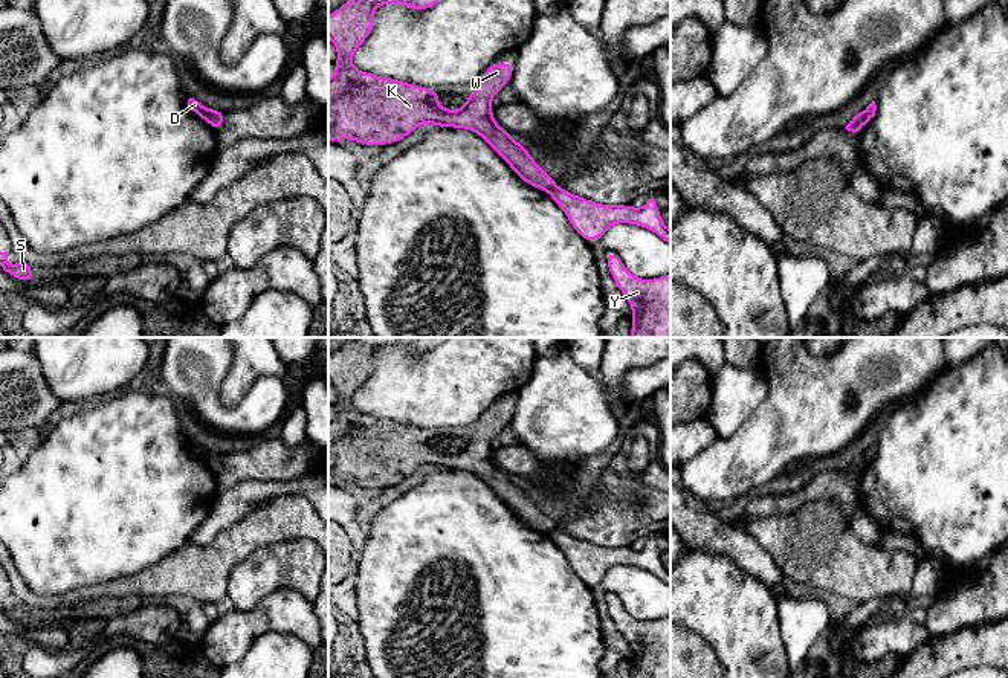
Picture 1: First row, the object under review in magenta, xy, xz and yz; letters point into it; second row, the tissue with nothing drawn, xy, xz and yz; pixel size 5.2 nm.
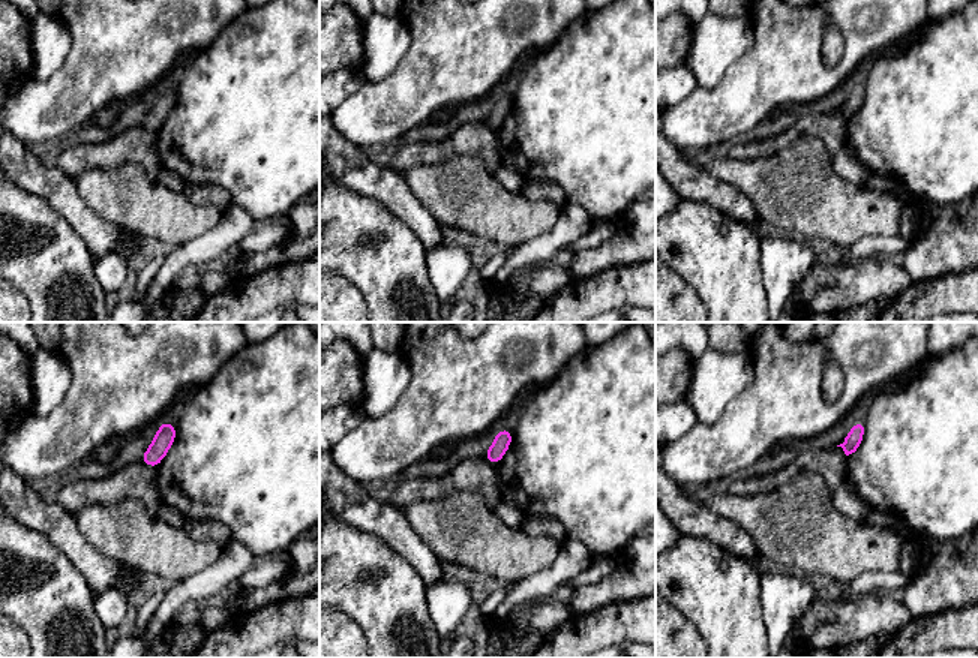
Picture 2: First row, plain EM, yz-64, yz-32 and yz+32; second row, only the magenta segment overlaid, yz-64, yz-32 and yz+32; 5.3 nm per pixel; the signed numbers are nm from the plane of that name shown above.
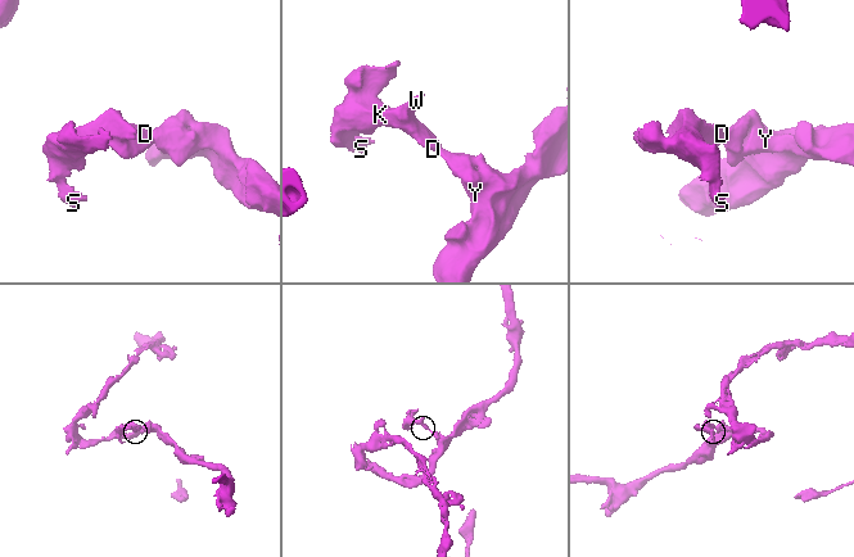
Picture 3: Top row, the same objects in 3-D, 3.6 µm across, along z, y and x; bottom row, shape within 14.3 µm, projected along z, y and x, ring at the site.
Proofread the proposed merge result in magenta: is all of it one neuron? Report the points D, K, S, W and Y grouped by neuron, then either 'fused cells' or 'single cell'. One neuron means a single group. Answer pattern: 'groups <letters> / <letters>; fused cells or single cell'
groups D K S W / Y; fused cells

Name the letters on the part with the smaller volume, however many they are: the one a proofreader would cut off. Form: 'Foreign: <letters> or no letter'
Foreign: D, K, S, W

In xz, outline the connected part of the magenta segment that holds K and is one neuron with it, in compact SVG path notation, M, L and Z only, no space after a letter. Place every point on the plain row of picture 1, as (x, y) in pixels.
M357 337L328 357L328 380L339 394L334 402L336 415L328 421L328 483L348 481L362 487L389 487L402 483L425 464L431 464L434 469L466 470L480 476L521 522L548 534L556 528L553 518L538 507L522 484L515 484L510 475L493 461L492 440L512 421L515 405L492 405L487 414L477 421L477 431L466 440L466 446L455 454L438 446L438 432L360 414L351 406L353 396L373 373L374 351L379 347L406 347L415 353L425 353L446 339Z

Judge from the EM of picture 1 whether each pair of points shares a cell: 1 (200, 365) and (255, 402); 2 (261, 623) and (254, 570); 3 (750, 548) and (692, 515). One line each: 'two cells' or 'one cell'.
1: one cell
2: two cells
3: one cell

